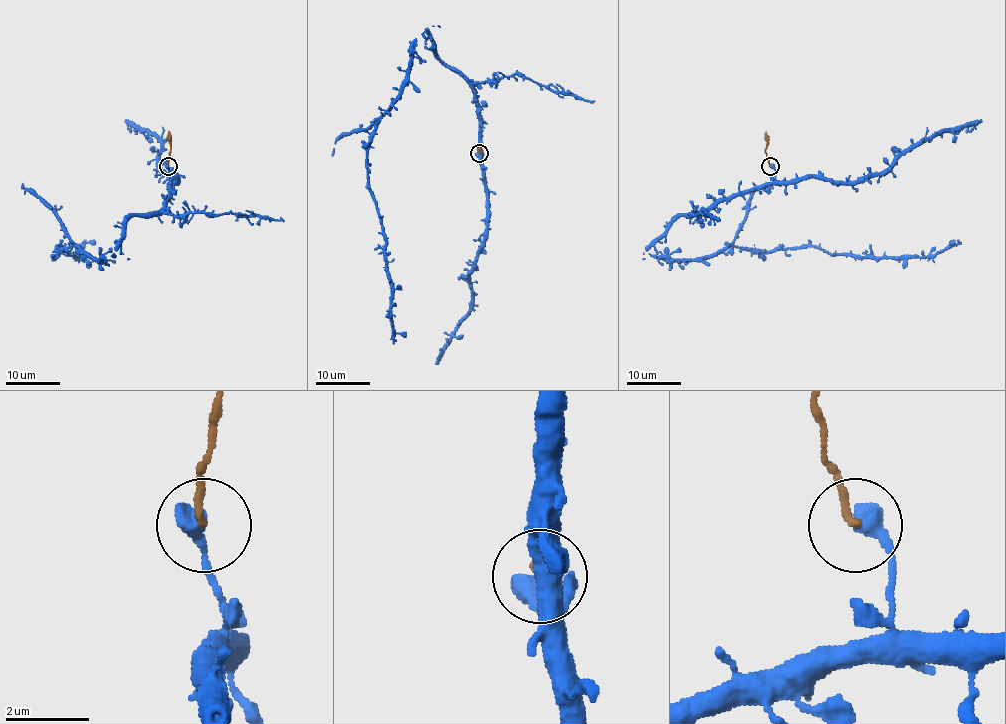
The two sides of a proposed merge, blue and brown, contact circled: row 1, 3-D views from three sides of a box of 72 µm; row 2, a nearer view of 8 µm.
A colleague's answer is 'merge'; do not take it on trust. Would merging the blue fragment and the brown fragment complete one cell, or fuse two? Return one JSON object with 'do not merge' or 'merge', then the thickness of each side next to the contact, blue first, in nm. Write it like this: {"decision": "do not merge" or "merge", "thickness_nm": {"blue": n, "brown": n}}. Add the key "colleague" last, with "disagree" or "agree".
{"decision": "do not merge", "thickness_nm": {"blue": 480, "brown": 160}, "colleague": "disagree"}

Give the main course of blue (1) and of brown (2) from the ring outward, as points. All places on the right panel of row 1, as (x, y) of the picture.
1: (771, 167), (771, 182), (682, 213), (648, 250), (698, 258), (731, 246), (812, 246), (935, 257), (954, 241)
2: (771, 167), (765, 152), (765, 131)

